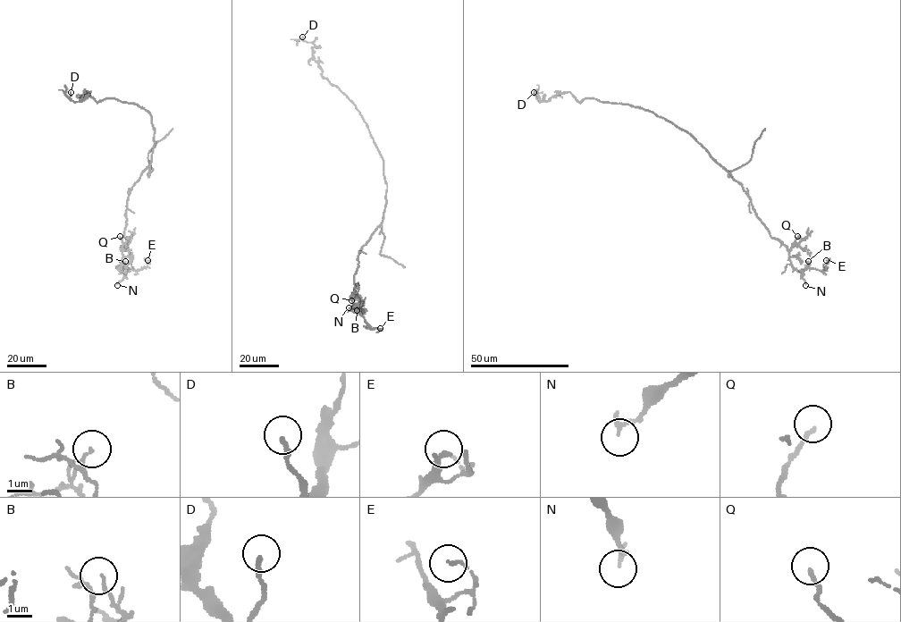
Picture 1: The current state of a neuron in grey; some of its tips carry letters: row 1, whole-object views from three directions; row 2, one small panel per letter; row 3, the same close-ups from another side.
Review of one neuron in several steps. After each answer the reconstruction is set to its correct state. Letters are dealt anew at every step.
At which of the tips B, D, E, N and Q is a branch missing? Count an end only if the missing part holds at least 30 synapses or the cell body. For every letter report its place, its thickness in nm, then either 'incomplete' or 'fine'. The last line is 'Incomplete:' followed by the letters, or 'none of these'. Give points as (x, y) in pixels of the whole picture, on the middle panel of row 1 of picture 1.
B: place (357, 310); calibre 80 nm; fine
D: place (302, 37); calibre 200 nm; fine
E: place (380, 328); calibre 110 nm; fine
N: place (349, 307); calibre 170 nm; fine
Q: place (351, 300); calibre 150 nm; fine
Incomplete: none of these

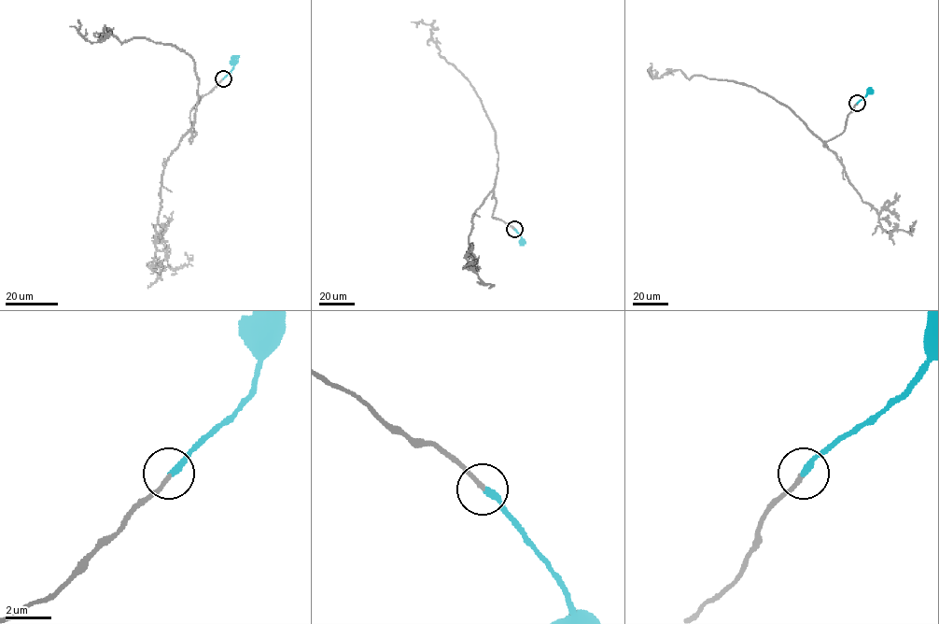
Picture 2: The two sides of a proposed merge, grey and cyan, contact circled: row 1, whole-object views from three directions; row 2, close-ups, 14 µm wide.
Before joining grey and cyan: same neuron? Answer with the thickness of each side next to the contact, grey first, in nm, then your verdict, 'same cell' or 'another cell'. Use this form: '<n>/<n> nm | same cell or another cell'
180/300 nm | same cell

